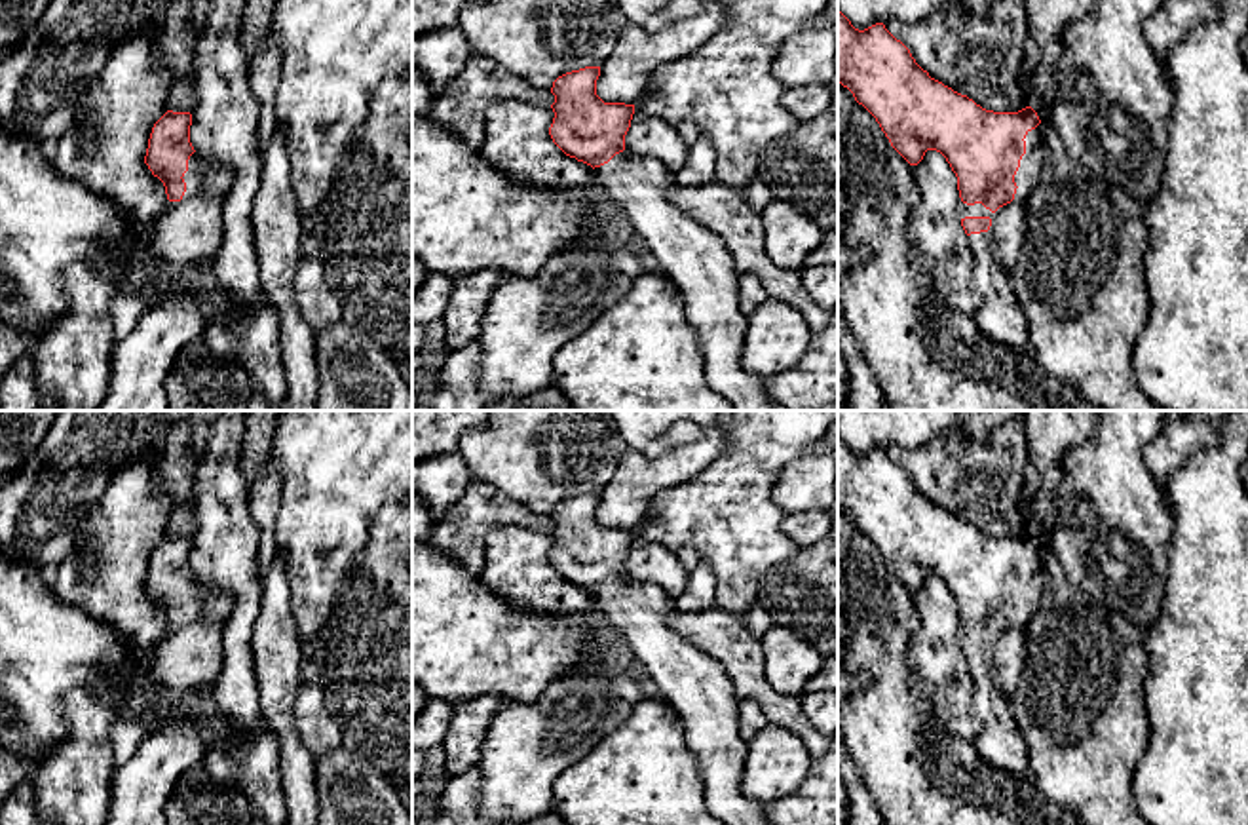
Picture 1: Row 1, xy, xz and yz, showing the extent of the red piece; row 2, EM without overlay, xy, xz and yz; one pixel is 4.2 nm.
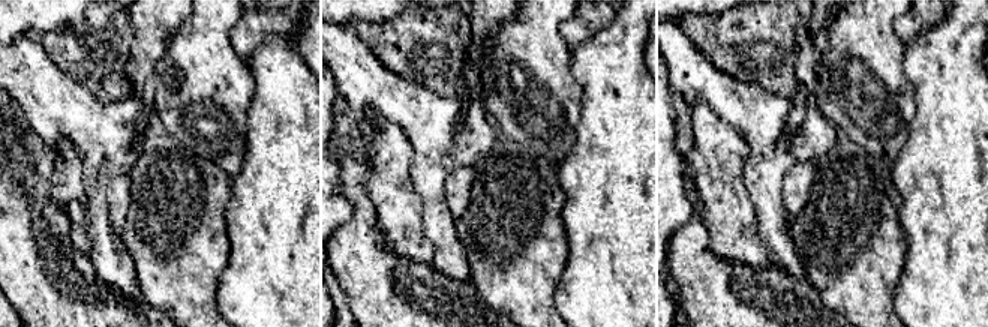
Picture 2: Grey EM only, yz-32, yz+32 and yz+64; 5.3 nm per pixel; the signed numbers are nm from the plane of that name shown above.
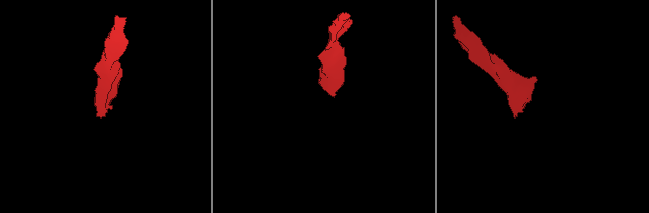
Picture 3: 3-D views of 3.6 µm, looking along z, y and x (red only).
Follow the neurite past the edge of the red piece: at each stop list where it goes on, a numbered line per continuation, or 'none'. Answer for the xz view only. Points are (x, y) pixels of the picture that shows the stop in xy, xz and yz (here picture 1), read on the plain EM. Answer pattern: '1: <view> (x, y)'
1: xz (696, 685)

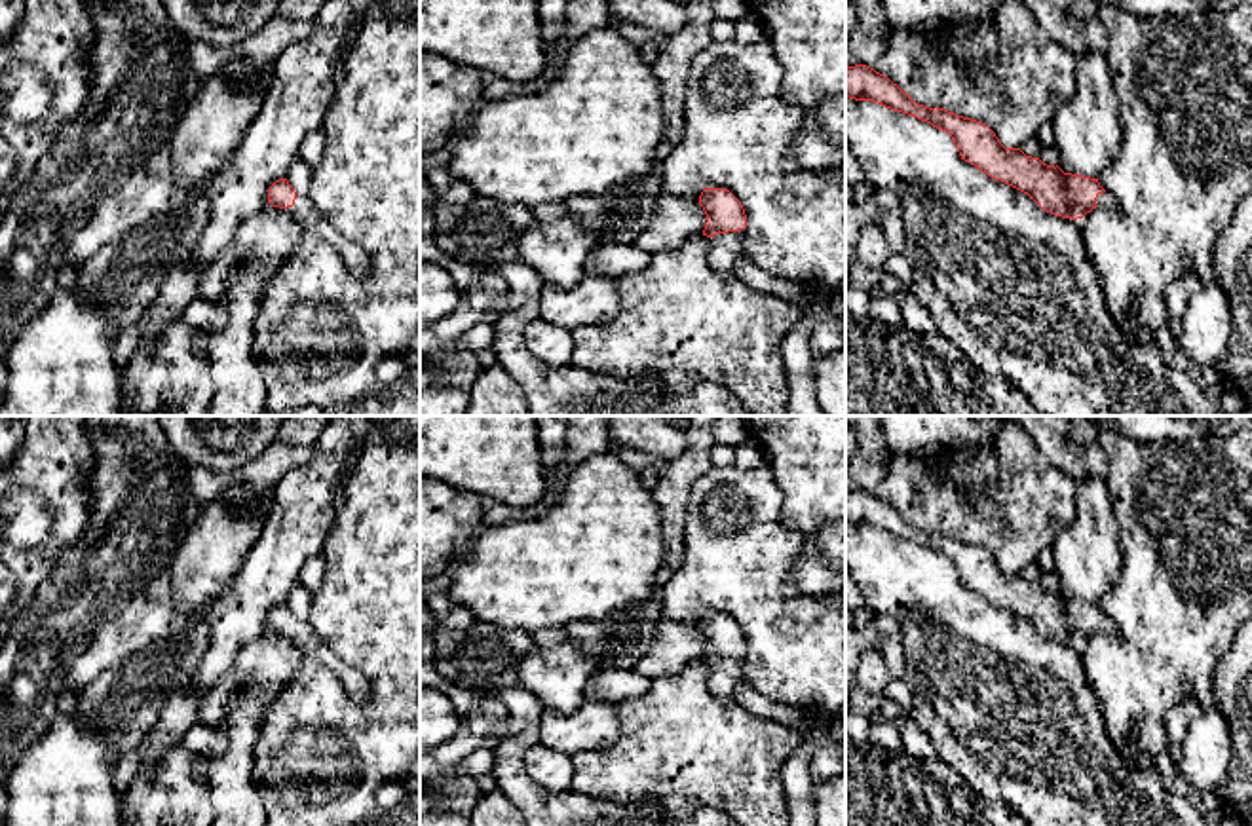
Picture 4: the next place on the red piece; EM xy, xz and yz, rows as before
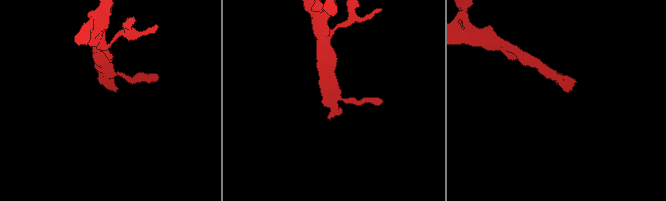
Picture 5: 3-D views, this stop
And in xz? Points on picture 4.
1: xz (724, 675)

